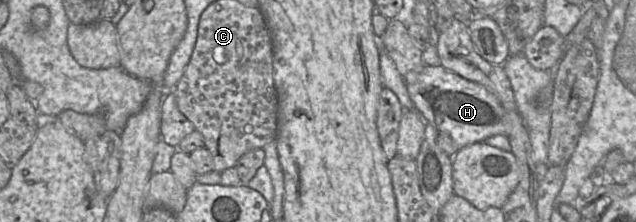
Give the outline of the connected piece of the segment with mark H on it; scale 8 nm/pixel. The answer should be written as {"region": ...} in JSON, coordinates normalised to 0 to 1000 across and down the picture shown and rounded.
{"region":[[[667,297],[653,365],[637,365],[637,378],[649,486],[689,595],[703,599],[719,658],[719,680],[777,608],[797,613],[802,595],[799,505],[777,423],[759,383],[737,365],[697,297]]]}

